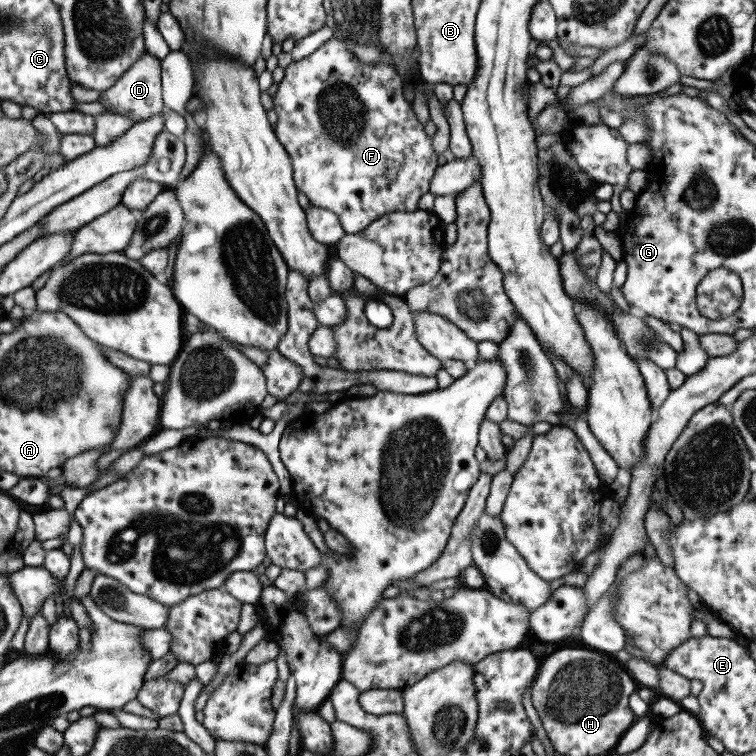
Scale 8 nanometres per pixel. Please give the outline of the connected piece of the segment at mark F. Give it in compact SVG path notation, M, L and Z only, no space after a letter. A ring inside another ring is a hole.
M333 37L326 40L319 48L301 60L291 61L284 69L283 78L277 84L277 90L272 96L273 110L277 114L278 122L274 133L281 146L287 151L292 168L292 177L297 192L301 191L309 204L333 211L347 234L353 234L367 228L371 221L377 220L383 214L391 212L411 212L417 210L417 200L428 192L430 178L437 168L437 156L431 147L431 139L425 134L423 124L417 121L411 104L401 95L403 94L403 80L394 67L381 61L375 63L361 63L345 43Z

